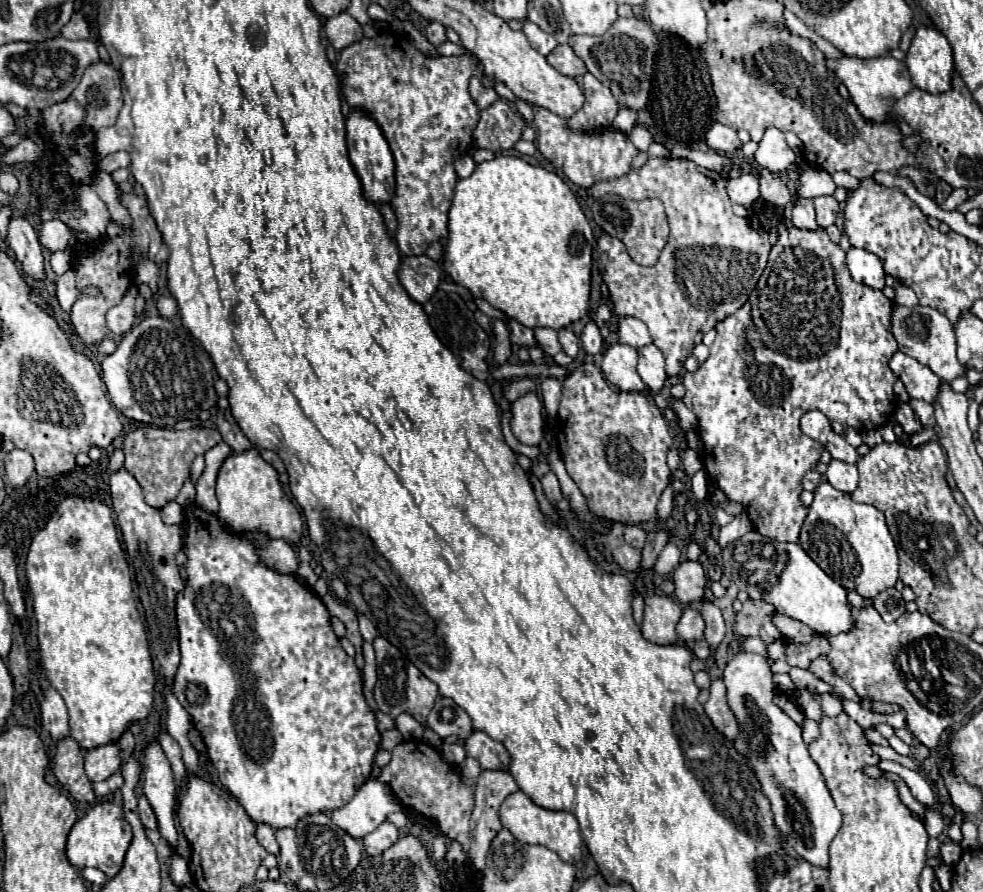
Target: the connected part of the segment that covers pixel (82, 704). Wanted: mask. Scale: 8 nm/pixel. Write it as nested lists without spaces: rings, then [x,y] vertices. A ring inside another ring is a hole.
[[[66,498],[58,508],[58,518],[50,520],[46,528],[32,538],[26,558],[26,576],[34,598],[44,674],[68,706],[70,734],[86,750],[118,742],[132,722],[144,720],[152,714],[156,674],[146,628],[132,592],[130,568],[112,520],[112,510],[98,500]]]

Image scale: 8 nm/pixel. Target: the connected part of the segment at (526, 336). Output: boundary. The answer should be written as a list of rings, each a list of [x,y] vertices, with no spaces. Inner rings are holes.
[[[508,320],[508,330],[510,330],[510,342],[514,342],[514,344],[518,344],[518,346],[536,344],[532,328],[526,328],[516,320]]]

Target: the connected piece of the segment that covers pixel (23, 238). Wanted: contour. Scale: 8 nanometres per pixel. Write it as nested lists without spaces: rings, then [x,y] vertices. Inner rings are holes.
[[[12,216],[8,222],[8,244],[22,264],[24,274],[42,280],[44,278],[44,250],[38,242],[38,234],[24,216]]]

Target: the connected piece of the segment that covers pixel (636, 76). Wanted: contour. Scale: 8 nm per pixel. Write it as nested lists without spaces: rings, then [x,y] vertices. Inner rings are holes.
[[[636,16],[618,18],[610,26],[610,30],[602,36],[570,36],[570,46],[572,46],[574,54],[586,64],[588,72],[612,90],[620,110],[642,110],[648,104],[650,92],[652,92],[652,78],[654,78],[654,58],[660,50],[660,40],[644,18],[636,18]]]

